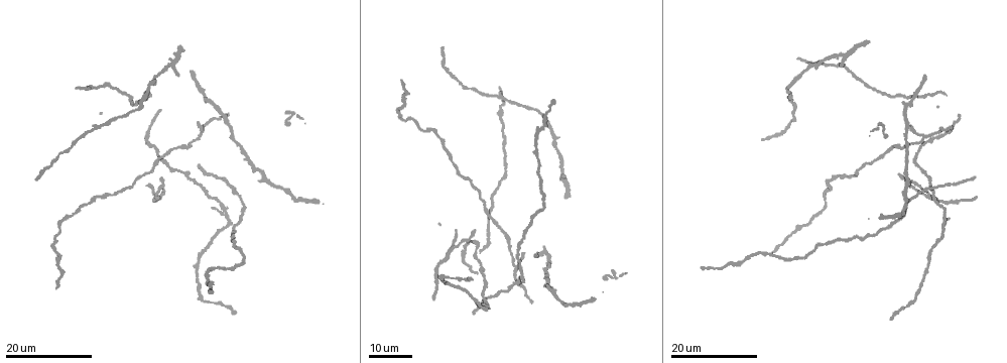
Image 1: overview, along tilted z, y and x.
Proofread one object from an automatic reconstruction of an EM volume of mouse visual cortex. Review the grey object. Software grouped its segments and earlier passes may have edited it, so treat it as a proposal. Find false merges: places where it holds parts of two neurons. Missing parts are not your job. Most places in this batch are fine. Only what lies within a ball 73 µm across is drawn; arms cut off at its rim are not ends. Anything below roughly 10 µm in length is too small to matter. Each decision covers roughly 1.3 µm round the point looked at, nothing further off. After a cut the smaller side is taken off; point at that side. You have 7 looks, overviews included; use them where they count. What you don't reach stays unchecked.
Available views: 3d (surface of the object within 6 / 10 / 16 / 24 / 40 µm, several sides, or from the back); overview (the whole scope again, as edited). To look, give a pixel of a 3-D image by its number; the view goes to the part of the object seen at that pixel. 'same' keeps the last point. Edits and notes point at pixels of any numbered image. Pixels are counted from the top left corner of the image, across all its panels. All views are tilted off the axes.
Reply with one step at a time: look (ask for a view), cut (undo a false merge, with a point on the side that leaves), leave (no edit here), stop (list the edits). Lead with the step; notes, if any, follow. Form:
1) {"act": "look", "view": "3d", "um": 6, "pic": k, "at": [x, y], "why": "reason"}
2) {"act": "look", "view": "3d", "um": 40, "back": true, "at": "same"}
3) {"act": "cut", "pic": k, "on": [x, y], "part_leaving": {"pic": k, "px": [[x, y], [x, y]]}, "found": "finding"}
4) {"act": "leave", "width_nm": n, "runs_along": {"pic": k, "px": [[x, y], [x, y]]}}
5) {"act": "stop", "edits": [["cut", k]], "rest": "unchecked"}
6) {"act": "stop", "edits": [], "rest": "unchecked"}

{"act": "look", "view": "3d", "um": 24, "pic": 1, "at": [905, 192], "why": "two arms in line, one across"}

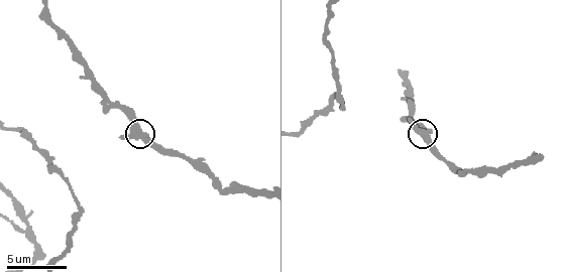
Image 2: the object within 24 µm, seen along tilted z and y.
{"act": "look", "view": "3d", "um": 10, "pic": 2, "at": [137, 128], "why": "zoom in"}

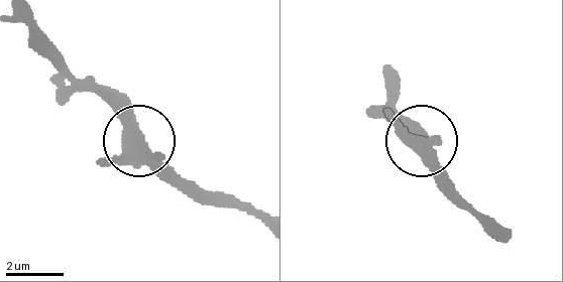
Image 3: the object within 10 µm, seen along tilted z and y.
{"act": "leave", "side_arm_um": 20, "arms": 3, "found": "continuous, no second neuron"}

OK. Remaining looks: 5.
{"act": "look", "view": "3d", "um": 16, "pic": 1, "at": [210, 284], "why": "arms run side by side"}

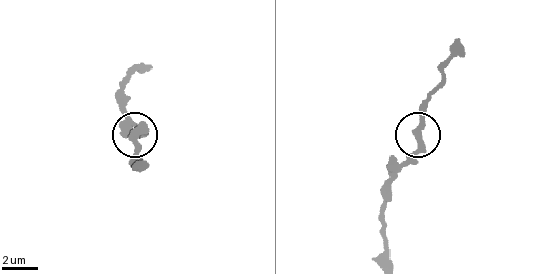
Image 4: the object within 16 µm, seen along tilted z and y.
{"act": "look", "view": "3d", "um": 10, "pic": 4, "at": [134, 134]}

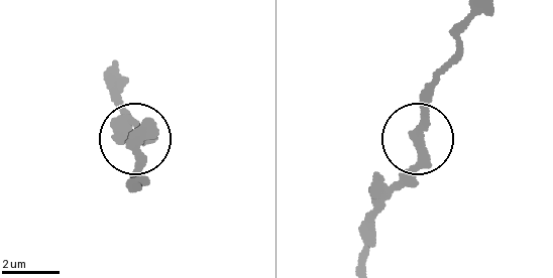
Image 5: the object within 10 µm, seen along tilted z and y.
{"act": "leave", "runs_along": {"pic": 5, "px": [[361, 258], [384, 202], [415, 163], [428, 95]]}, "found": "one neuron here"}

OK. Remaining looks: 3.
{"act": "look", "view": "3d", "um": 16, "pic": 1, "at": [516, 267], "why": "calibre changes"}

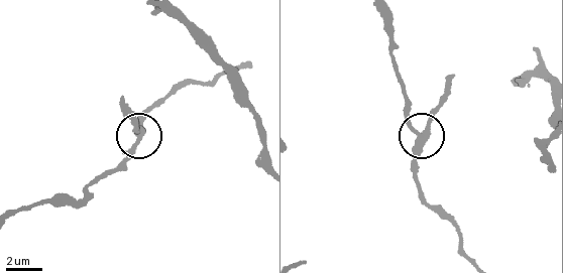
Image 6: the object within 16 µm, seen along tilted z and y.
{"act": "look", "view": "3d", "um": 10, "pic": 6, "at": [419, 131], "why": "closer look"}

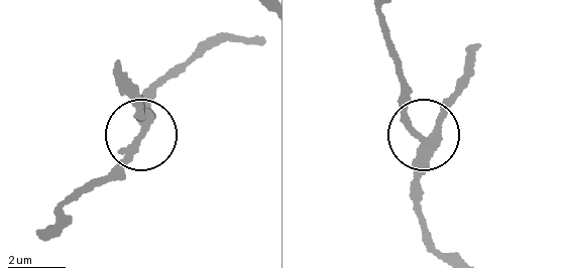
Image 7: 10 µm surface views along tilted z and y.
{"act": "leave", "arms": 3, "found": "all the same neuron"}

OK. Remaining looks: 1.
{"act": "stop", "edits": [], "rest": "unchecked"}

